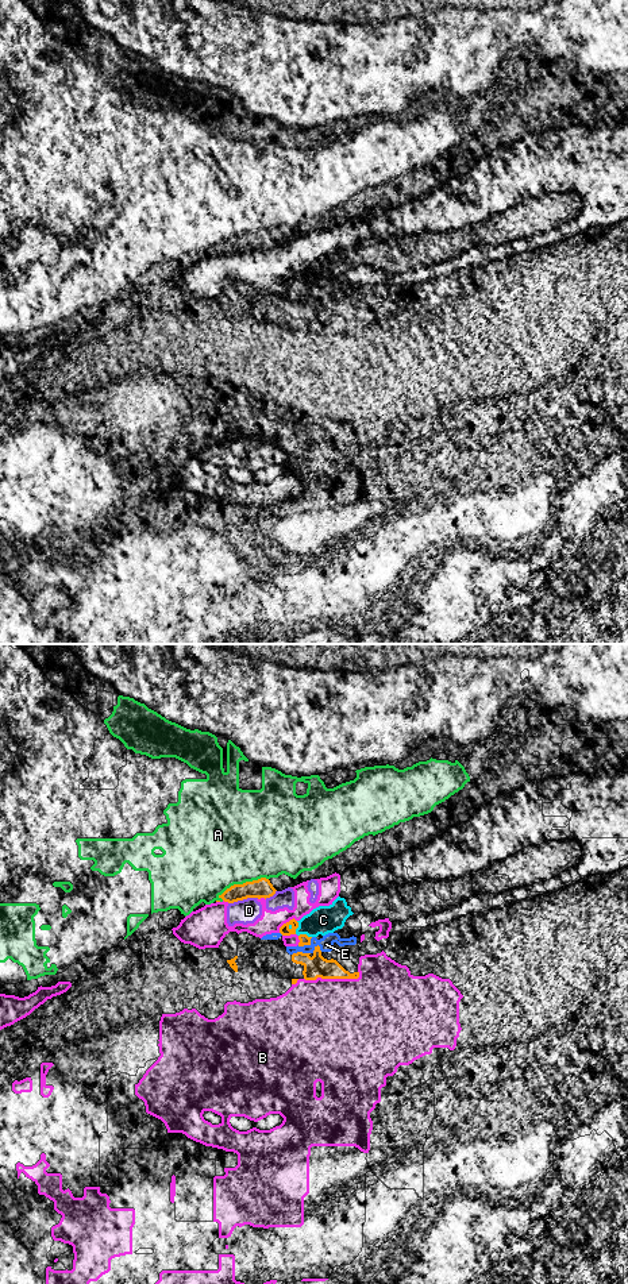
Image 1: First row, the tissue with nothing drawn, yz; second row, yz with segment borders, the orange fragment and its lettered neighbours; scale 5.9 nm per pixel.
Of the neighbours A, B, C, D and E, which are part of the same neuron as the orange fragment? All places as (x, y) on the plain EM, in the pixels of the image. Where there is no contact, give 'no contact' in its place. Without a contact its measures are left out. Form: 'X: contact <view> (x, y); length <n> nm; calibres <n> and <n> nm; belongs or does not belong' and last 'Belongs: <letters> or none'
A: contact yz (241, 236); length 340 nm; calibres 120 and 480 nm; does not belong
B: contact yz (332, 330); length 340 nm; calibres 130 and 500 nm; does not belong
C: contact yz (297, 278); length 80 nm; calibres 60 and 170 nm; does not belong
D: contact yz (243, 250); length 190 nm; calibres 120 and 150 nm; does not belong
E: contact yz (305, 296); length 110 nm; calibres 60 and 80 nm; does not belong
Belongs: none

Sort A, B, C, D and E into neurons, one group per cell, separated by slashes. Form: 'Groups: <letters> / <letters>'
Groups: A / B / C D E

